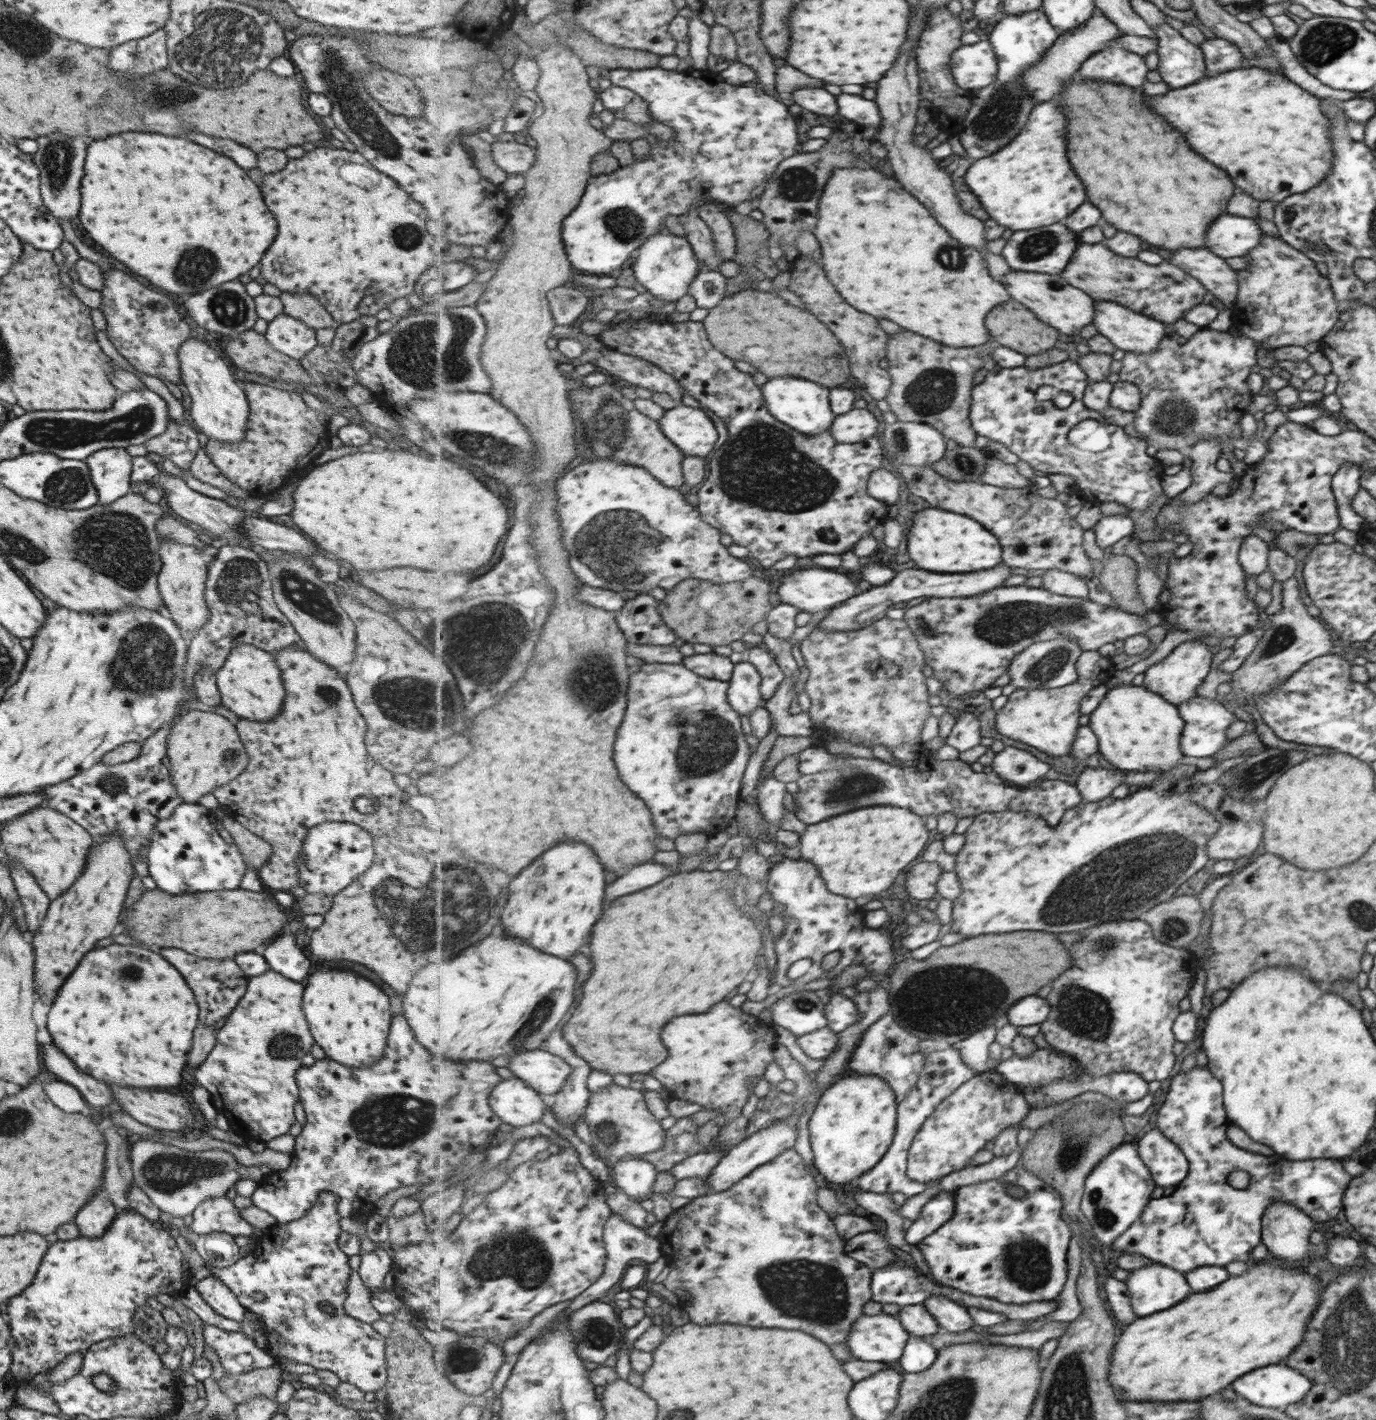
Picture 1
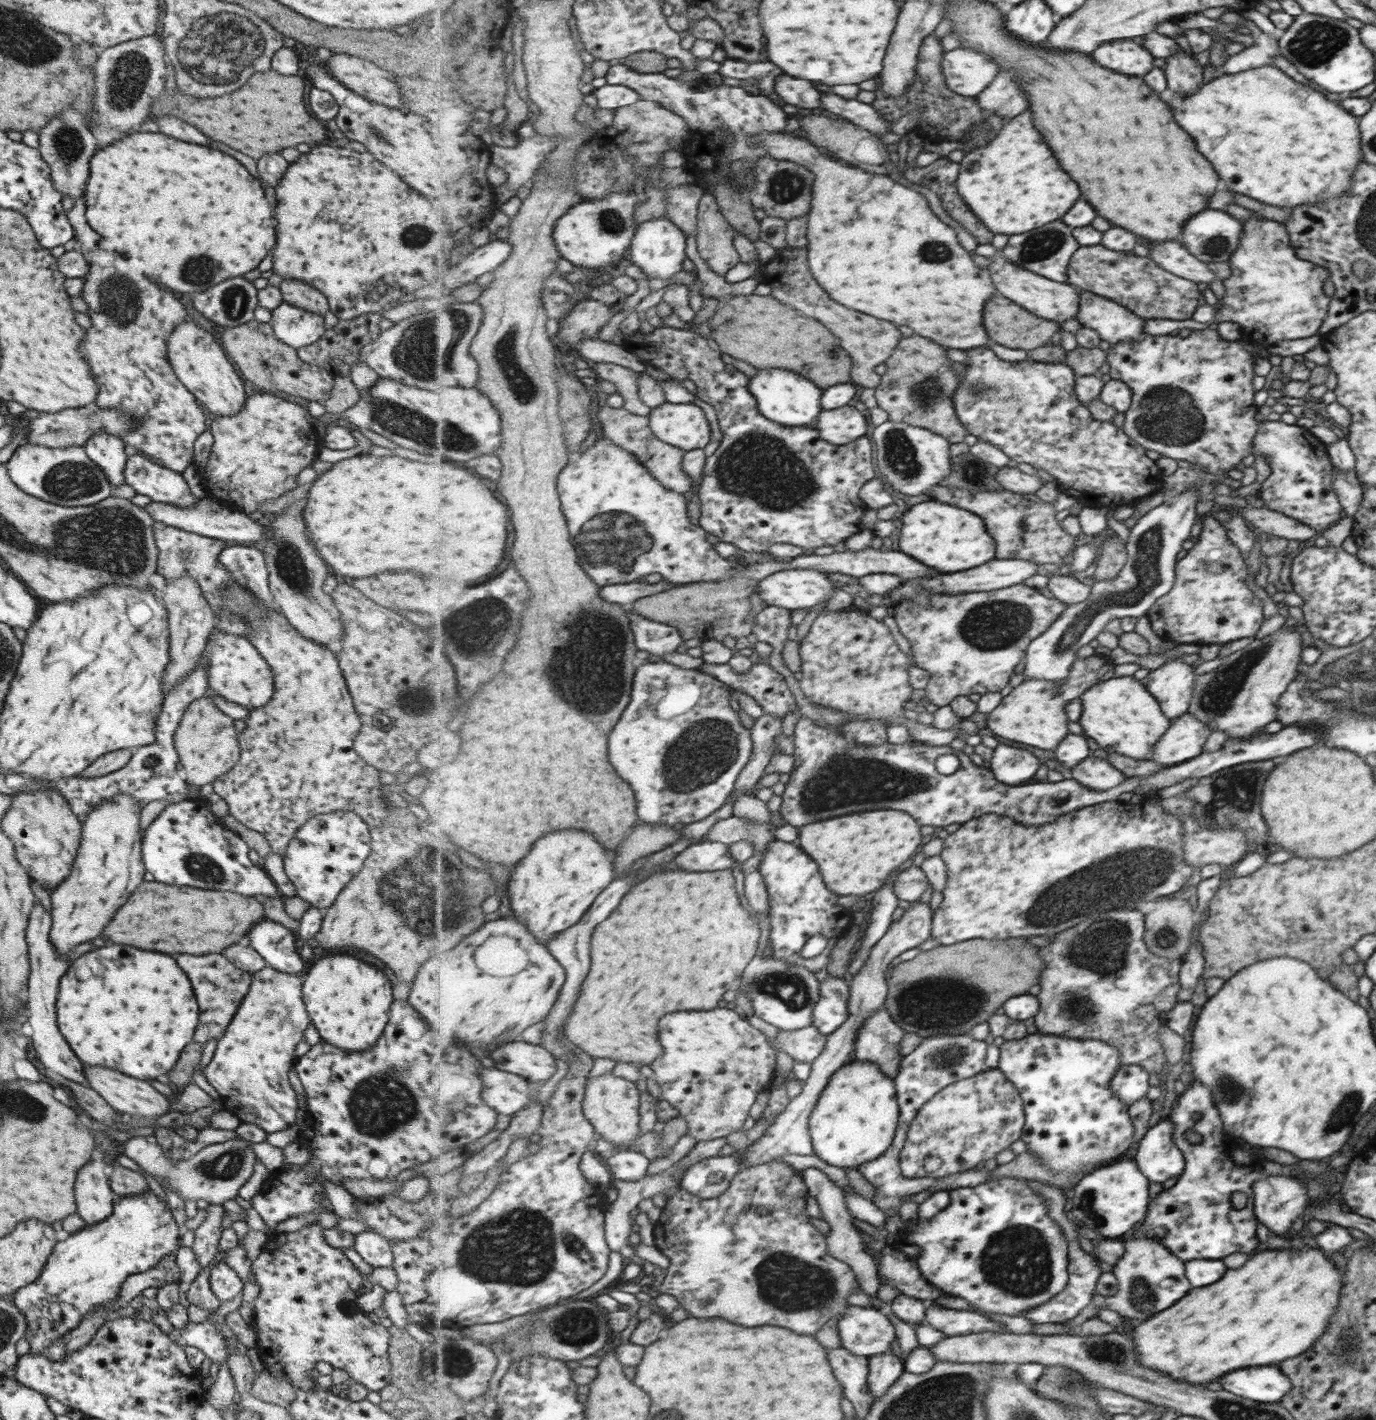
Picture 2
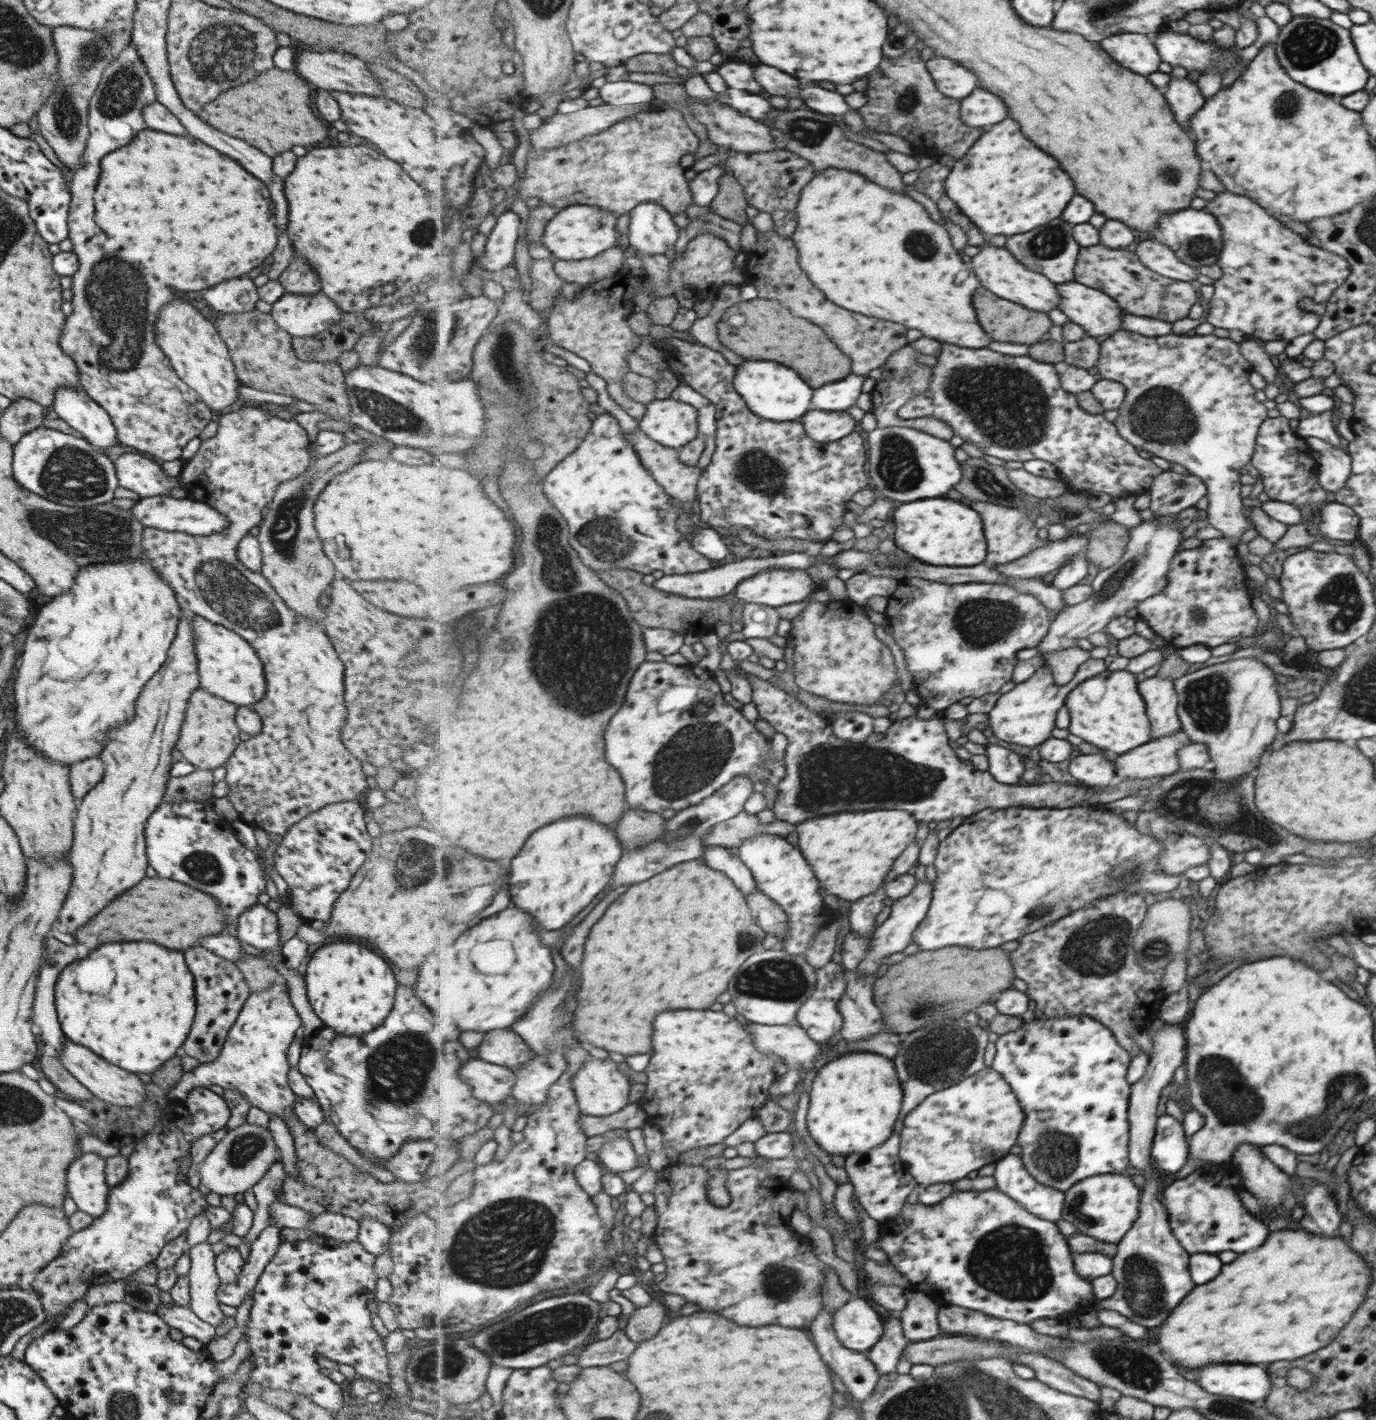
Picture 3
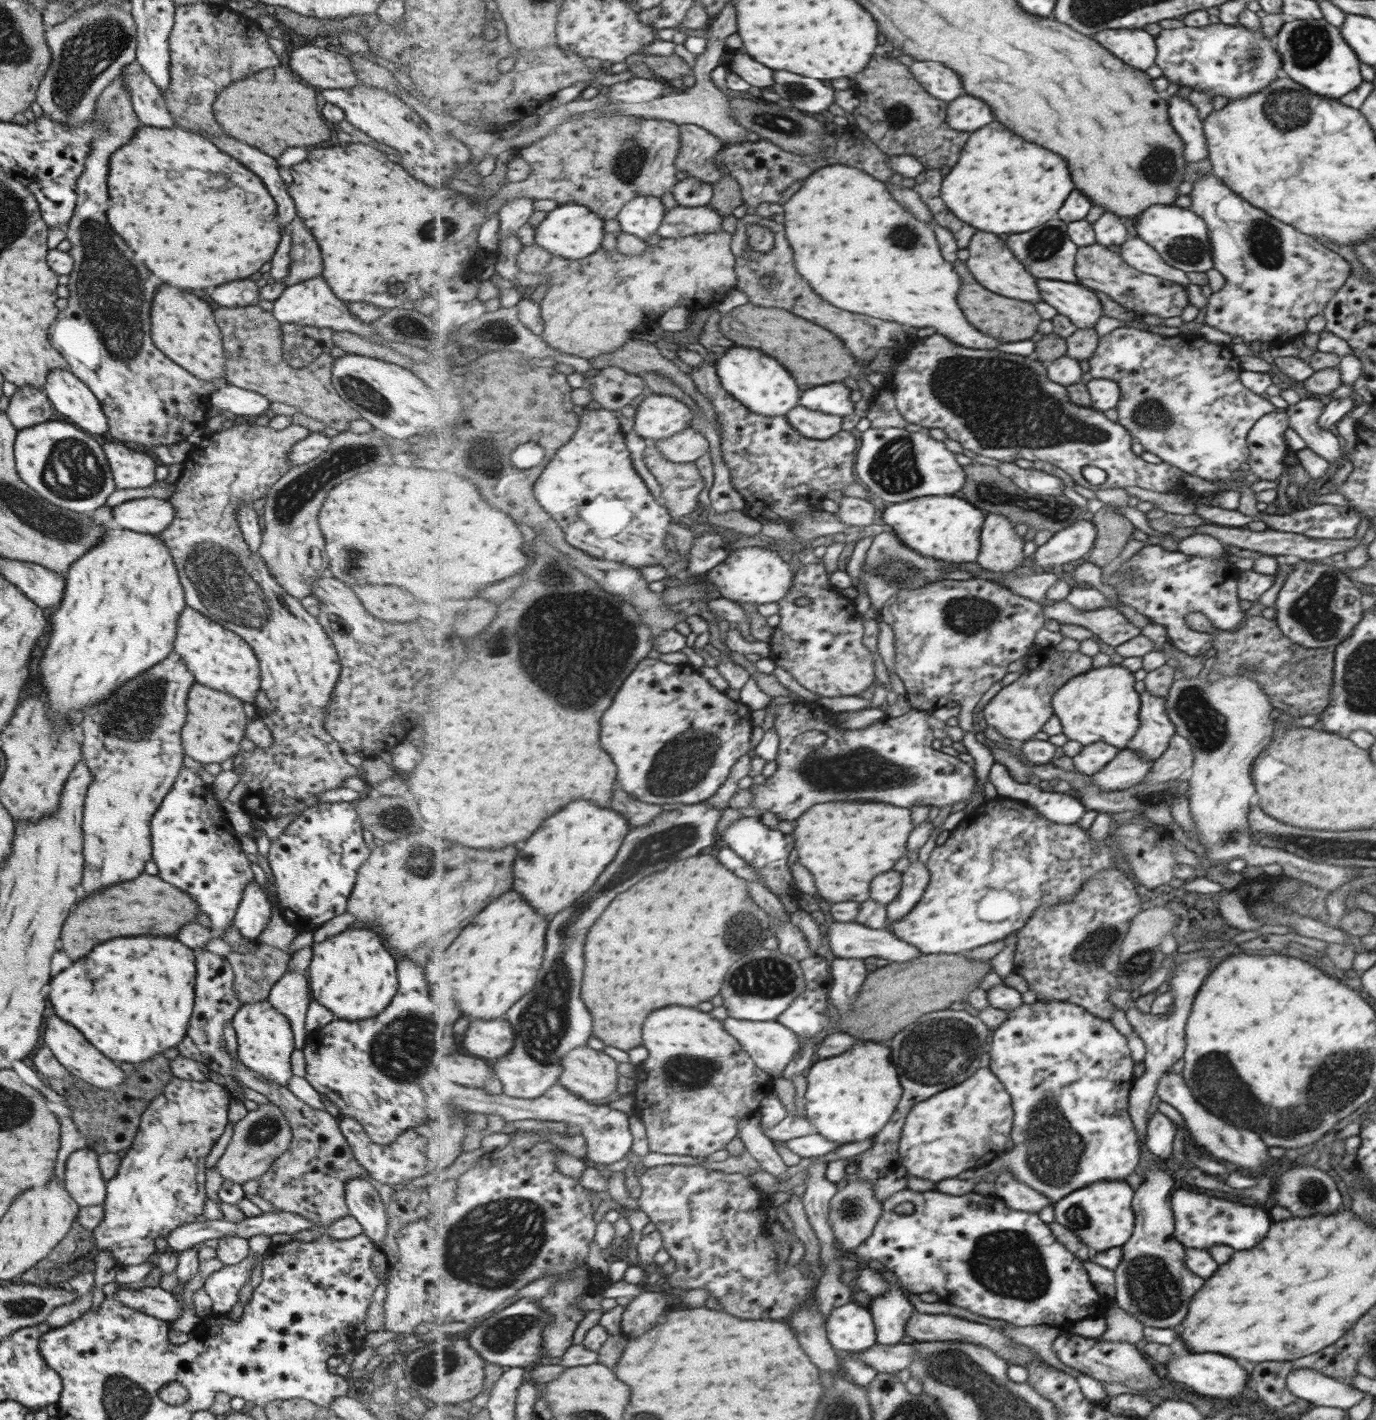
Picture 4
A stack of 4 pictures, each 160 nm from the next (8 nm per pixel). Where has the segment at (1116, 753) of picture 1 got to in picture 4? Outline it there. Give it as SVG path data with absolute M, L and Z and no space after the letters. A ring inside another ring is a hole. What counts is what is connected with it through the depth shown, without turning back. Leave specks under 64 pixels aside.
M1111 664L1072 678L1054 698L1055 714L1063 722L1063 732L1083 746L1101 741L1125 749L1141 725L1141 722L1137 722L1137 708L1141 698L1137 698L1133 682L1135 680L1128 669Z

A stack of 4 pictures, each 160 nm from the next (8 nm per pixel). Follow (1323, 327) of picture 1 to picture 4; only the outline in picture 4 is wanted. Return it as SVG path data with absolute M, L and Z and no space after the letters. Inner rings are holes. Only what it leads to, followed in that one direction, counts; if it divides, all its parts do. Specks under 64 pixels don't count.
M1212 172L1194 180L1191 191L1186 195L1190 200L1188 210L1200 215L1209 230L1213 267L1224 279L1223 287L1206 300L1205 325L1213 326L1232 337L1241 336L1243 341L1249 343L1259 340L1269 344L1275 338L1294 338L1306 331L1307 326L1311 326L1311 318L1315 318L1316 314L1323 314L1330 299L1342 289L1347 278L1351 278L1351 262L1347 262L1343 254L1331 252L1311 236L1295 231L1295 228L1279 222L1259 207L1251 206L1251 203L1235 194Z

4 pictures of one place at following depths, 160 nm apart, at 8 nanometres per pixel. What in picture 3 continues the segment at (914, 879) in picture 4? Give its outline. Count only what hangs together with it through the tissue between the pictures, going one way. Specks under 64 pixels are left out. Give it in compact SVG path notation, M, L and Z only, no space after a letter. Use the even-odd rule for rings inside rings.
M927 879L920 880L909 896L893 902L891 905L891 916L875 931L870 953L867 955L864 962L862 962L857 968L865 978L871 976L871 978L875 978L877 982L879 980L877 972L879 972L881 960L883 960L885 956L891 956L891 954L903 952L909 944L914 943L914 934L917 932L918 926L922 924L927 913L930 912L930 904L933 901L933 890L934 885L930 884Z

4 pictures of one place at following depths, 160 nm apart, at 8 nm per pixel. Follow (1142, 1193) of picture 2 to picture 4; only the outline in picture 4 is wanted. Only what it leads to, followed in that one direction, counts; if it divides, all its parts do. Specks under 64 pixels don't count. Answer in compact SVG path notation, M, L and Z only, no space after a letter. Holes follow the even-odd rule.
M1100 1181L1095 1185L1077 1190L1055 1203L1055 1220L1070 1228L1095 1253L1121 1247L1130 1239L1131 1228L1134 1228L1133 1212L1129 1208L1131 1196L1133 1192L1125 1181Z

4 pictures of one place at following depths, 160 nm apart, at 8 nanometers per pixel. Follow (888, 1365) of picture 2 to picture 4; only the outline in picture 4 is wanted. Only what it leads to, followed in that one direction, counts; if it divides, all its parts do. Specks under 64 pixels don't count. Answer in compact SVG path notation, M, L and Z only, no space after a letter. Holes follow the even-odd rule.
M885 1272L890 1289L880 1297L874 1297L868 1307L874 1316L878 1331L878 1344L897 1344L906 1334L908 1320L916 1314L915 1306L901 1290L900 1280L894 1272Z

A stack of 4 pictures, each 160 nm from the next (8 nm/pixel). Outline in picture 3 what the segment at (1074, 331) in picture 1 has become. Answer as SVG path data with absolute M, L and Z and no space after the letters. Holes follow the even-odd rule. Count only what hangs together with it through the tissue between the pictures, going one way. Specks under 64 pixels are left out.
M983 247L977 255L968 261L975 268L975 274L979 274L979 280L983 282L983 286L1001 298L1015 300L1031 310L1039 310L1044 313L1059 309L1062 304L1060 286L1039 272L1027 270L1025 265L1021 264L1021 261L1015 258L1007 248Z

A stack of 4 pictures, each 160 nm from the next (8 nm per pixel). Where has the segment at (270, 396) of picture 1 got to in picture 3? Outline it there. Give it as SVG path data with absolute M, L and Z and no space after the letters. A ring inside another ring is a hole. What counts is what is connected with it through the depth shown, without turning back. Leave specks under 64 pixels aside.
M237 406L233 409L228 409L219 413L215 419L217 423L217 430L211 433L208 437L201 439L198 450L190 459L184 461L184 465L178 474L178 482L181 487L188 492L188 498L193 501L205 503L207 506L214 508L221 516L226 518L228 522L227 528L215 534L207 536L195 536L192 534L167 532L155 528L144 527L142 532L142 550L154 570L157 570L158 575L171 587L174 592L177 604L182 610L189 610L201 618L206 618L209 622L220 624L238 634L243 640L248 642L248 645L255 651L257 658L262 662L262 671L264 672L265 694L259 702L251 706L252 710L259 716L261 722L261 731L259 734L254 734L247 741L239 741L235 747L232 756L226 761L224 781L228 786L228 793L226 798L231 801L233 808L238 814L238 818L250 825L253 828L261 829L267 834L273 834L271 837L276 838L275 844L277 846L280 837L289 830L295 822L299 822L305 818L307 814L321 808L322 806L338 803L341 801L357 801L359 804L364 804L363 792L367 789L367 780L365 774L361 771L361 762L355 759L343 746L340 739L340 731L343 730L343 724L347 722L347 711L345 711L345 703L343 703L343 663L338 659L337 653L334 651L331 641L324 633L322 625L315 621L309 621L307 617L300 617L295 611L292 611L279 598L279 595L271 588L271 585L262 577L260 572L253 573L252 570L246 569L239 559L236 557L236 550L238 542L247 534L250 528L257 526L261 520L261 508L268 506L273 498L277 486L283 484L283 481L290 478L297 477L301 474L308 465L310 457L308 454L309 438L305 430L299 424L291 420L279 419L274 417L271 413L261 411L259 406Z

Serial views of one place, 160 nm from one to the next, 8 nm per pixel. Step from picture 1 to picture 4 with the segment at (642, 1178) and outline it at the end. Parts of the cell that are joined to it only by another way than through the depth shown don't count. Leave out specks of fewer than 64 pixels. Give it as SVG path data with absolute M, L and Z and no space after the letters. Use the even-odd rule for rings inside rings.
M451 1085L449 1101L456 1104L460 1110L496 1114L506 1120L551 1120L564 1122L579 1132L586 1140L587 1157L597 1166L604 1167L615 1164L625 1158L633 1146L633 1134L629 1128L629 1113L611 1109L607 1105L594 1105L568 1090L567 1087L553 1085L541 1098L515 1098L502 1092L491 1095L487 1090L479 1087Z

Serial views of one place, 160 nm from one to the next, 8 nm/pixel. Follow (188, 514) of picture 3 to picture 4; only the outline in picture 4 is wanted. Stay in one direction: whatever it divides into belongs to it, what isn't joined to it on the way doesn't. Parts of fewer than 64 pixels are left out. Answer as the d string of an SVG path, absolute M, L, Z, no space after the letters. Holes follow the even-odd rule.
M136 498L110 509L113 520L121 528L136 533L158 534L174 519L173 507L167 499Z

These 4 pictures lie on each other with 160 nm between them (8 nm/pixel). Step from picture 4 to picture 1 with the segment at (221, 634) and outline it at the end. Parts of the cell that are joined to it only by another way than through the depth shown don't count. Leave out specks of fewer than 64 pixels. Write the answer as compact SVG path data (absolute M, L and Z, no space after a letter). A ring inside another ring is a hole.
M237 645L225 657L223 664L214 671L221 706L233 712L239 719L247 718L251 722L271 722L277 716L285 700L285 689L280 677L280 670L272 654L259 650L253 645Z

